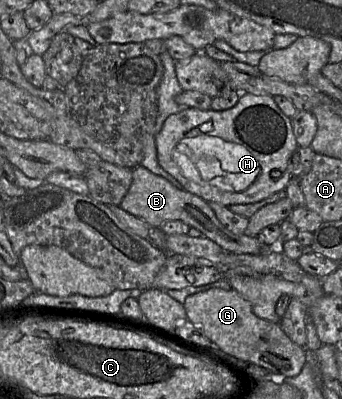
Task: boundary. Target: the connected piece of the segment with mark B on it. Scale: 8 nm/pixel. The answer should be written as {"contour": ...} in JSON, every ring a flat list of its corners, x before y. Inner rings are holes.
{"contour":[[141,165,133,168,131,186,119,207,144,220,149,225,158,228,167,221,183,221,191,228,199,230,204,237,214,241,223,250,229,252,259,254,267,250,256,237,246,235,245,233,236,235,228,231,204,199,182,188,177,188,165,178,152,173]]}

